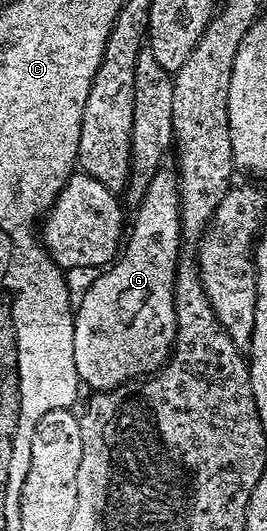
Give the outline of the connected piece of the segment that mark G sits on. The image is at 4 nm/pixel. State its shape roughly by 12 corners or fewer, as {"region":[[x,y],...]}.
{"region":[[178,172],[74,312],[95,392],[159,371],[176,337]]}

